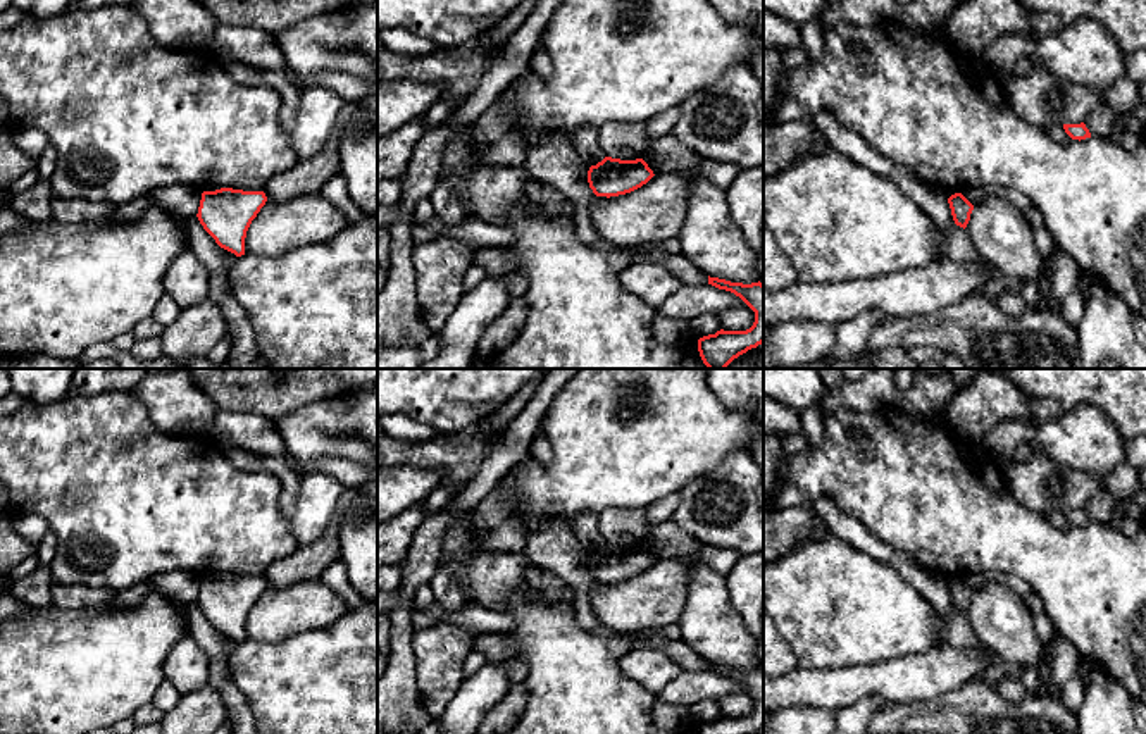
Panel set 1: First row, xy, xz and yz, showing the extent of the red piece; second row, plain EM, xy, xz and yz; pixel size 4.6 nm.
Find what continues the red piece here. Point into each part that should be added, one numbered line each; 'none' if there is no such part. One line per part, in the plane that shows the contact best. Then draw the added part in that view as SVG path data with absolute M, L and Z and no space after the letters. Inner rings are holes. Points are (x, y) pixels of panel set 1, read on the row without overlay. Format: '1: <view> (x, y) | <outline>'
none

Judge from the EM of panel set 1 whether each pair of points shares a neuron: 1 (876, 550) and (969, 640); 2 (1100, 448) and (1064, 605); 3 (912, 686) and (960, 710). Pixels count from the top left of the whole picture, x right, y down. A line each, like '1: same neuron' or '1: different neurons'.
1: same neuron
2: different neurons
3: different neurons

